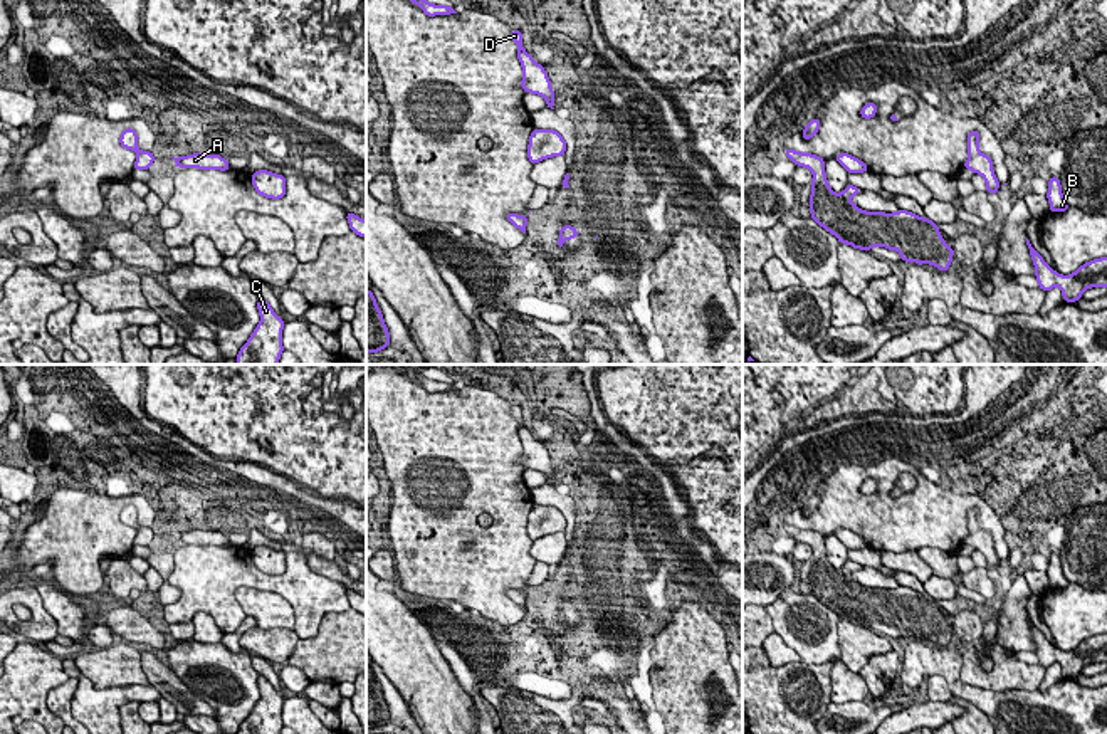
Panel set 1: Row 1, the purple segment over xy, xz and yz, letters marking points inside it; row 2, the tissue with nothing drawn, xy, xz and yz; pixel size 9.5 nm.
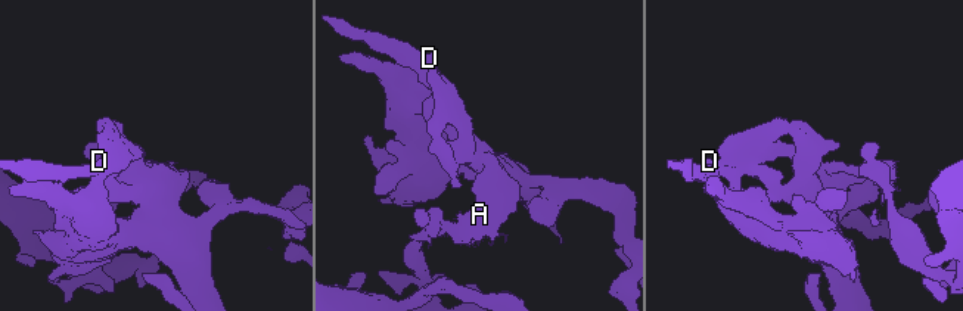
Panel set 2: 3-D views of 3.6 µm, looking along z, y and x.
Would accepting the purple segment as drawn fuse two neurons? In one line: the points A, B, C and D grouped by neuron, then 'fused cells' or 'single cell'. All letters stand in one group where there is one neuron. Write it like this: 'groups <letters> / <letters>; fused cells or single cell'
groups A / B C D; fused cells

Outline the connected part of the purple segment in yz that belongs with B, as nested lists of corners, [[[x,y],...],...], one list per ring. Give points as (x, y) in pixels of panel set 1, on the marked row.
[[[1057,176],[1048,180],[1048,193],[1047,193],[1050,212],[1065,212],[1068,210],[1068,203],[1063,200],[1062,185]]]

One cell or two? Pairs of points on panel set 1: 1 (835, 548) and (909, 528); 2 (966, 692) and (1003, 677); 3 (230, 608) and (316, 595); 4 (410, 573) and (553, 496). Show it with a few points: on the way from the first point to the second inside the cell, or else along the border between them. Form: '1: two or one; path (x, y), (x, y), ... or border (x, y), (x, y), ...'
1: two; border (834, 533), (825, 536)
2: two; border (961, 654), (965, 682), (995, 691), (1017, 691)
3: one; path (237, 581), (254, 580), (289, 585)
4: two; border (529, 491), (533, 504)

